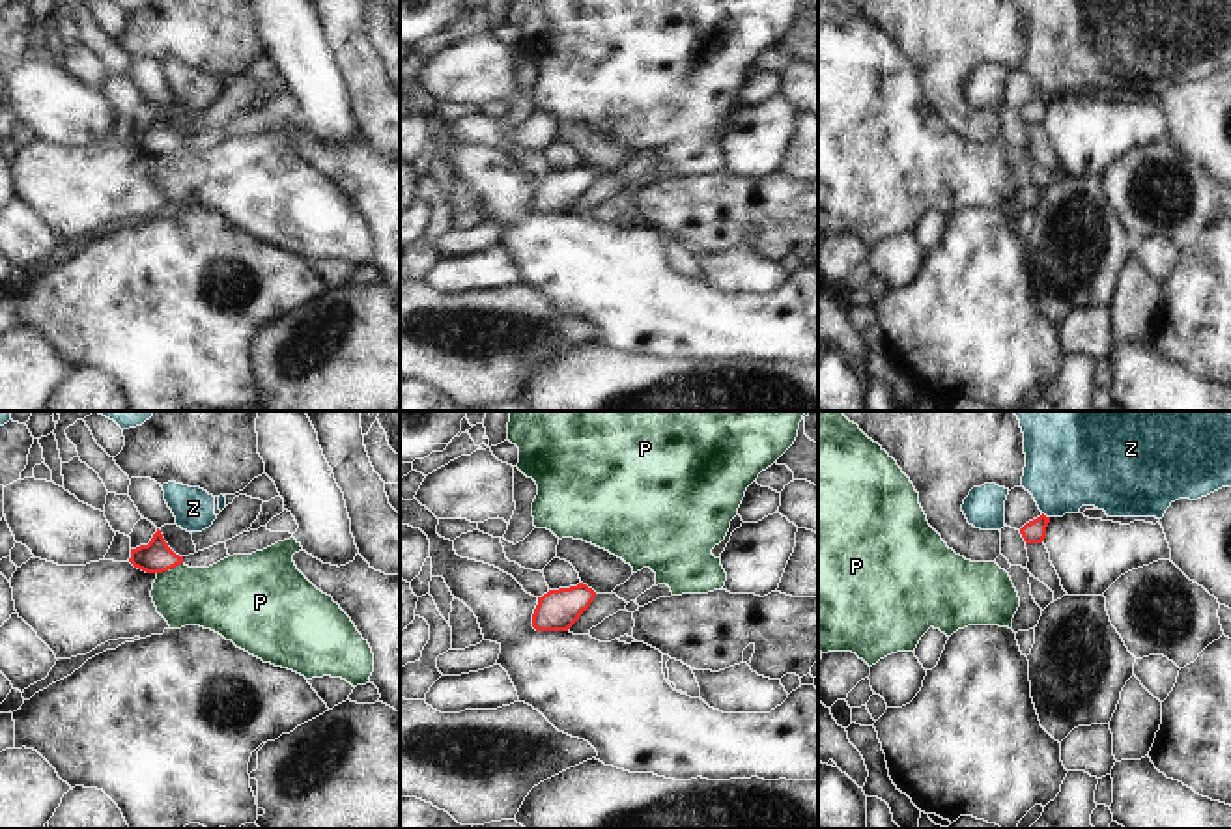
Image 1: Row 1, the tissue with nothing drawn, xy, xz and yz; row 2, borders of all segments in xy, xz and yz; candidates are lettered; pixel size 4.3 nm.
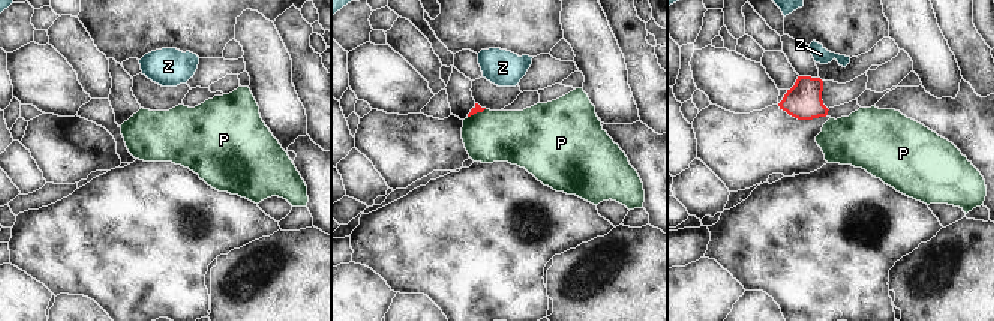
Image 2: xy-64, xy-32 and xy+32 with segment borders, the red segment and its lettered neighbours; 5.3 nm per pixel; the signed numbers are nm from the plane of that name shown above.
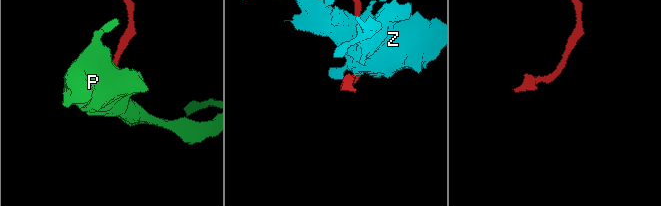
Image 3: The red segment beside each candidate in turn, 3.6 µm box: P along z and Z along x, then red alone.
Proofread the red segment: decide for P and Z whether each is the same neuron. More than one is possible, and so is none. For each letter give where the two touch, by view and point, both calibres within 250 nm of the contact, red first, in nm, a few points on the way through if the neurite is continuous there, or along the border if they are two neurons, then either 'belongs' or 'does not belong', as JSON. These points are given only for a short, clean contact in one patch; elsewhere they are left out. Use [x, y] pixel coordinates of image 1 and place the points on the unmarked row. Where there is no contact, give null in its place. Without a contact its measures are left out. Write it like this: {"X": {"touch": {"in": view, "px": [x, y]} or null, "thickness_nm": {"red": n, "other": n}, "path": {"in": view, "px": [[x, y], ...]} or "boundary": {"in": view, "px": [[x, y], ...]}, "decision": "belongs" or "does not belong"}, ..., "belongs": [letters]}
{"P": {"touch": {"in": "xy", "px": [169, 150]}, "thickness_nm": {"red": 140, "other": 280}, "boundary": {"in": "xy", "px": [[182, 144], [157, 155]]}, "decision": "does not belong"}, "Z": {"touch": {"in": "yz", "px": [1045, 98]}, "thickness_nm": {"red": 100, "other": 380}, "boundary": {"in": "yz", "px": [[1043, 94], [1048, 99]]}, "decision": "does not belong"}, "belongs": []}

